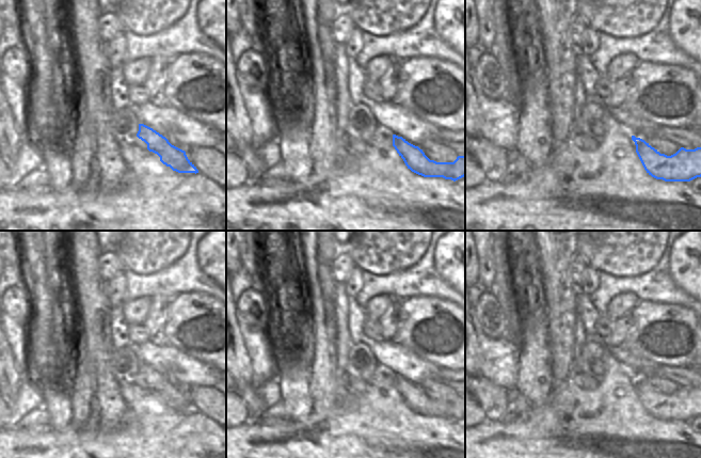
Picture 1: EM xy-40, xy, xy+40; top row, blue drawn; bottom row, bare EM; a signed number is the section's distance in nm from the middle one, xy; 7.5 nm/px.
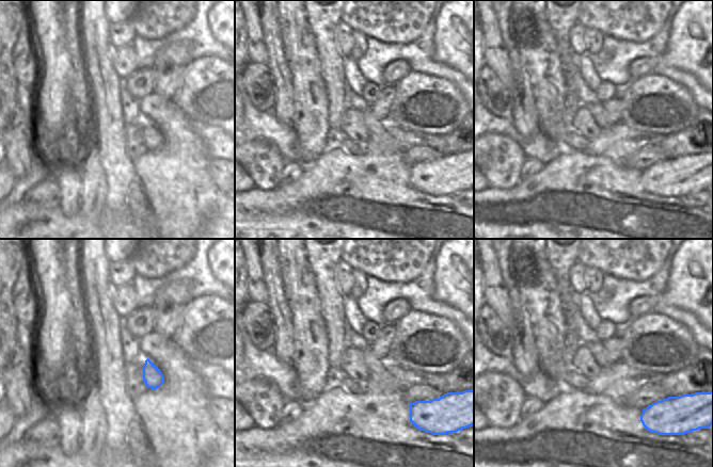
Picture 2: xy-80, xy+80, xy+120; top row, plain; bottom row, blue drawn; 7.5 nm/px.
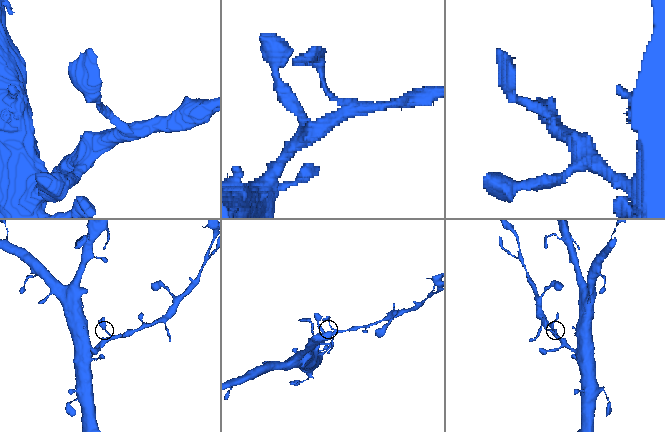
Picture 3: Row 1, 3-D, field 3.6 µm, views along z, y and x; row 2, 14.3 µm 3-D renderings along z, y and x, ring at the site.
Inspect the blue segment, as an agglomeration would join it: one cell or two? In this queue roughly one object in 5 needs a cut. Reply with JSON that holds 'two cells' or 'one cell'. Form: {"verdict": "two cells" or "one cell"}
{"verdict": "one cell"}

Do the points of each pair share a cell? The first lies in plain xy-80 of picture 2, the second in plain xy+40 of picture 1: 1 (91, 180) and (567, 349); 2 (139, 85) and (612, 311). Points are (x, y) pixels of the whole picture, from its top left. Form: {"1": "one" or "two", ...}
{"1": "one", "2": "one"}

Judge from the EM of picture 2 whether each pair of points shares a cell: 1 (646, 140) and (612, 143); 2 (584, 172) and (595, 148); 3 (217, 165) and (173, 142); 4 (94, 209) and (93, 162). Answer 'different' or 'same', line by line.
1: same
2: different
3: different
4: same

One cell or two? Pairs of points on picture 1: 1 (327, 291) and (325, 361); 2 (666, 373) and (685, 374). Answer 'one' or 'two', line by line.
1: one
2: one

